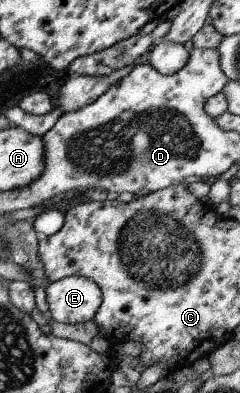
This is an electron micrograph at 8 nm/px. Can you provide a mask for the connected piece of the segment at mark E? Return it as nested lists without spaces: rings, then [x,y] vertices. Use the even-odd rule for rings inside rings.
[[[68,276],[48,283],[45,292],[47,317],[64,324],[91,321],[101,303],[96,283],[81,276]]]

